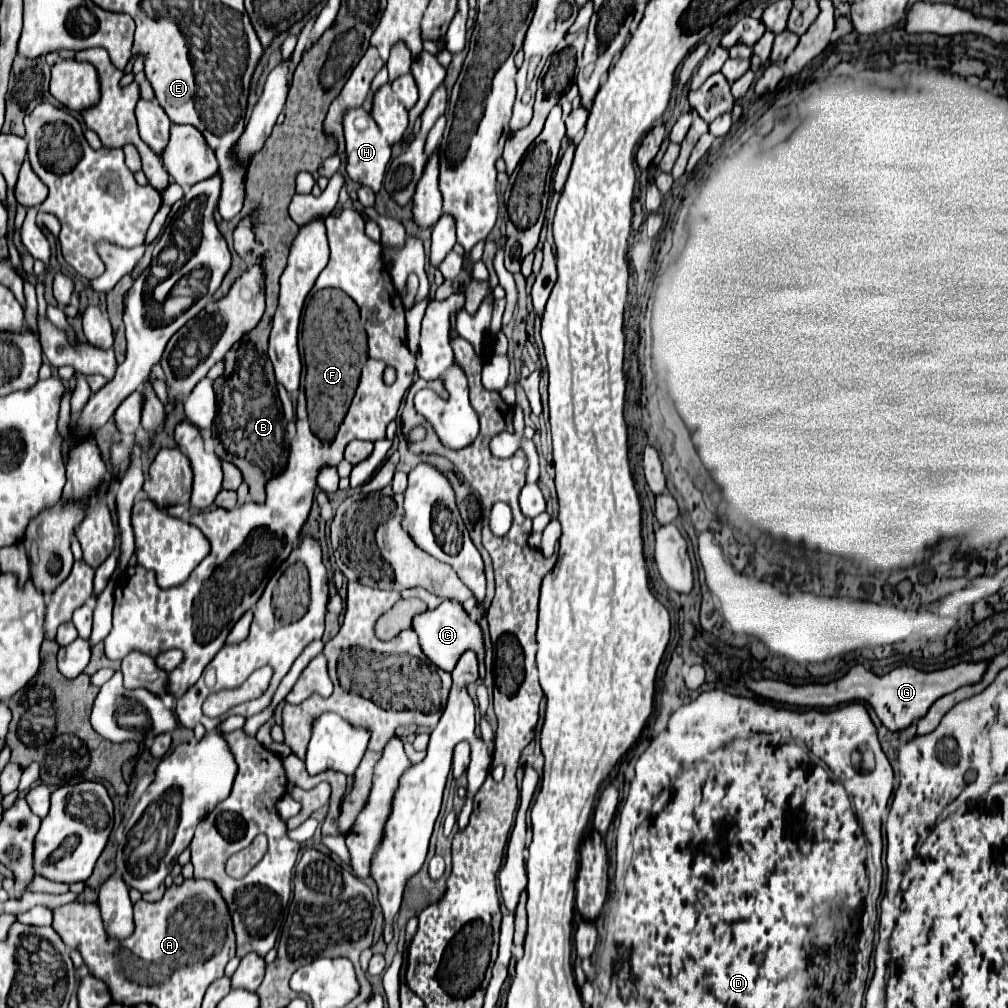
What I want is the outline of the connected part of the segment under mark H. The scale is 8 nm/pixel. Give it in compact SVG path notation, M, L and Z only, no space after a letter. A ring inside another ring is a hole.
M362 107L348 111L344 115L344 137L346 137L346 173L348 177L378 193L382 187L386 165L392 155L392 149L386 137L380 133L376 121Z

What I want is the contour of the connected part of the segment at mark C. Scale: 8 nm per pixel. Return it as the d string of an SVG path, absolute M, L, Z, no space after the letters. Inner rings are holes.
M444 601L434 611L424 611L420 615L416 615L412 619L412 629L420 637L422 651L428 655L428 659L432 659L432 663L436 663L436 667L440 667L444 671L452 671L452 667L456 667L460 655L464 651L472 649L472 651L476 651L479 661L479 677L481 679L485 678L486 667L483 661L485 657L484 635L482 635L482 629L480 629L478 621L470 619L470 615L464 611L464 607L460 603Z

